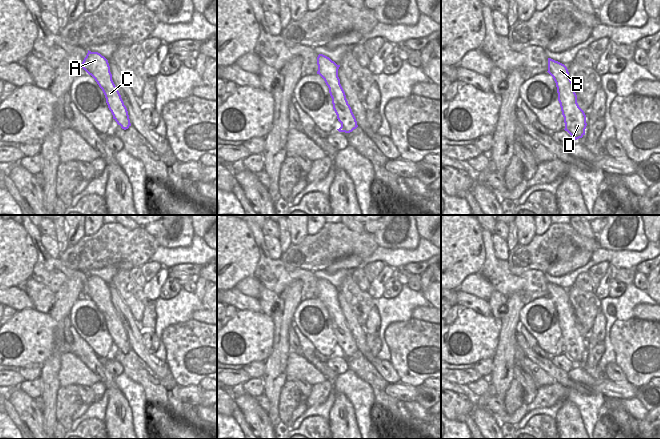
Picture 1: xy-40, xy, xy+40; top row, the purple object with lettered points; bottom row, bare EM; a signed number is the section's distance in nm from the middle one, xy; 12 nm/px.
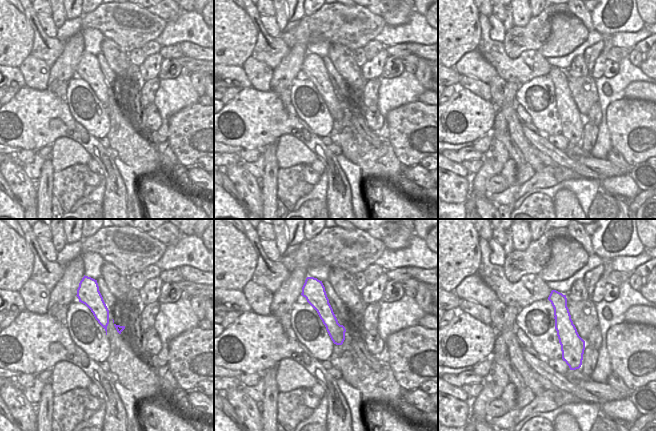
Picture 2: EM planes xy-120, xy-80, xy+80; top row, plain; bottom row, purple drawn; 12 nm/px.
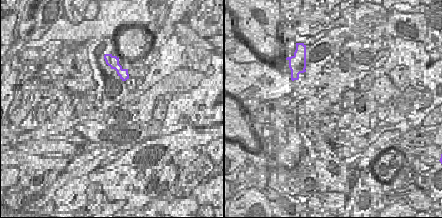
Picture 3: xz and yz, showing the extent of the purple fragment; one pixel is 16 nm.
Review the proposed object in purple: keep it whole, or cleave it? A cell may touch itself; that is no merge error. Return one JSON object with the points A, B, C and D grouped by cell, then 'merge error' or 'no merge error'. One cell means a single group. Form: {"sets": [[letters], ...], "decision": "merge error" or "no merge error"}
{"sets": [["A", "B", "C", "D"]], "decision": "no merge error"}

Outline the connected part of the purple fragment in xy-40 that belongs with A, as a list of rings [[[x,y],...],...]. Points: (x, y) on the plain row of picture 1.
[[[88,274],[82,286],[82,292],[95,303],[102,313],[113,343],[122,353],[128,353],[131,350],[128,335],[112,304],[108,284],[100,277]]]

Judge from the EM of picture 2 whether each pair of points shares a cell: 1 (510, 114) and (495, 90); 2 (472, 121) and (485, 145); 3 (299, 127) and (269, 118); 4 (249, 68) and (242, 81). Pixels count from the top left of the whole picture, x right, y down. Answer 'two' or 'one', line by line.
1: one
2: two
3: one
4: two

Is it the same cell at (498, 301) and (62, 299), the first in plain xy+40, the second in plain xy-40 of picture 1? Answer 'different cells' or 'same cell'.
different cells

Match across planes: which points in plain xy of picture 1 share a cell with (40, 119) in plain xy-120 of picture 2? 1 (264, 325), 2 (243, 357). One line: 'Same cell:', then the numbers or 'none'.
Same cell: 1, 2

